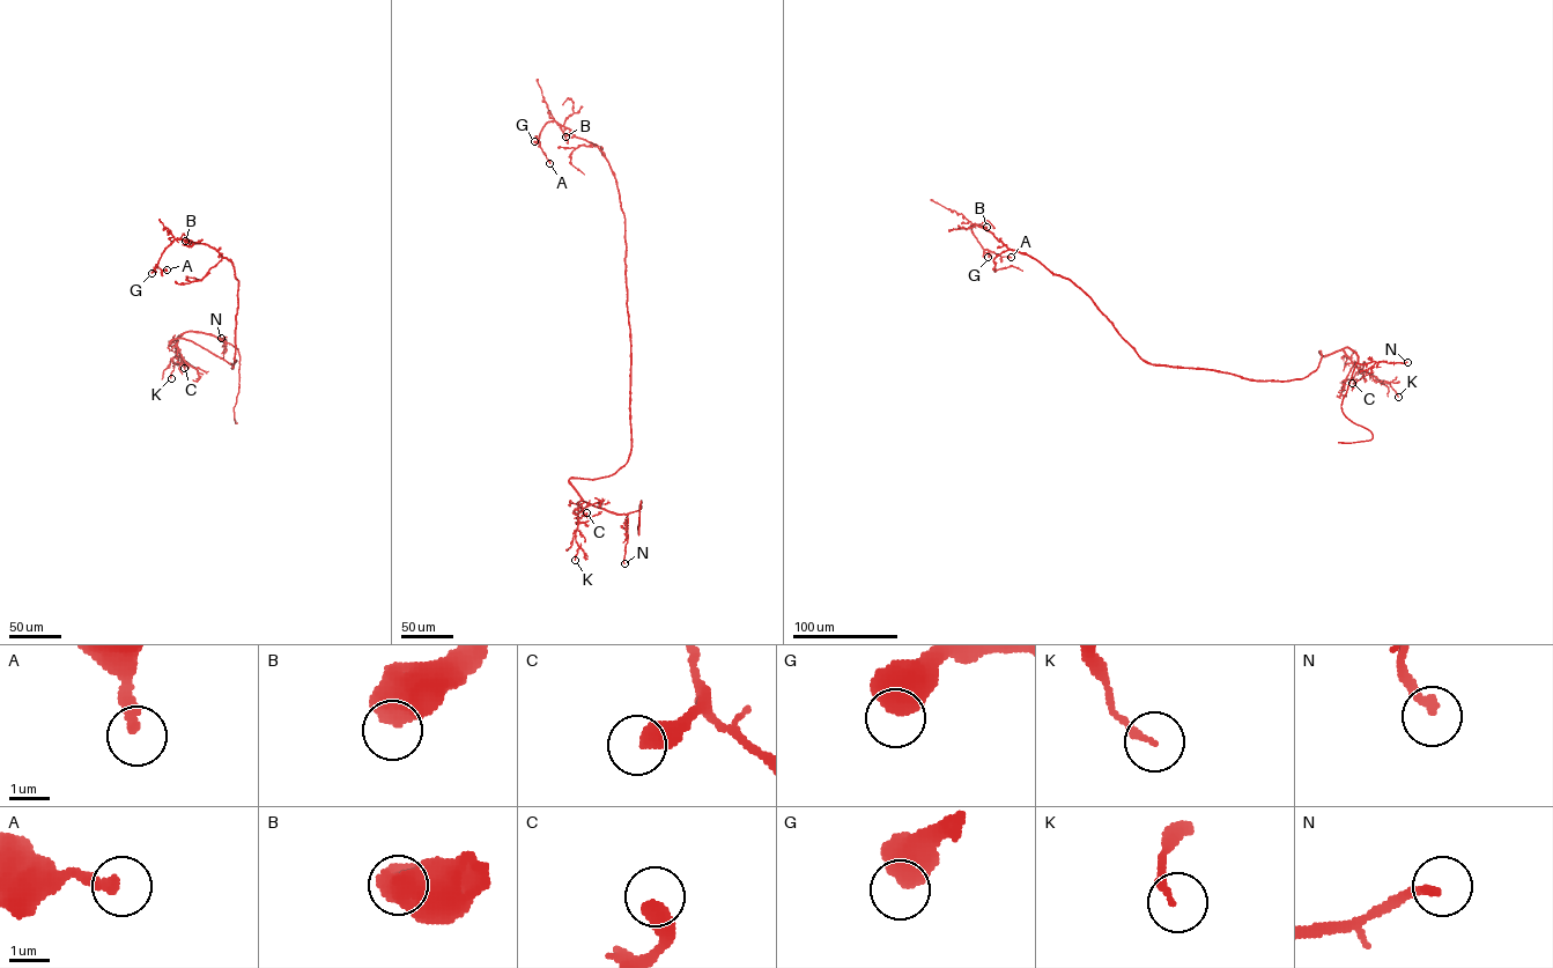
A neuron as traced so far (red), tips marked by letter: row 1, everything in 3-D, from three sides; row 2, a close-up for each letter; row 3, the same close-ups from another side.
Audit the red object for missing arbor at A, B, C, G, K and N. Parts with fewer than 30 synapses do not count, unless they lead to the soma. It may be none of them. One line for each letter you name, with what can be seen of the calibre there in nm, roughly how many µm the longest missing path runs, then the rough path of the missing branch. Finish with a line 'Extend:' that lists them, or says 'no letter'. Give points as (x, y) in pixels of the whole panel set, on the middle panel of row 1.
Extend: no letter

